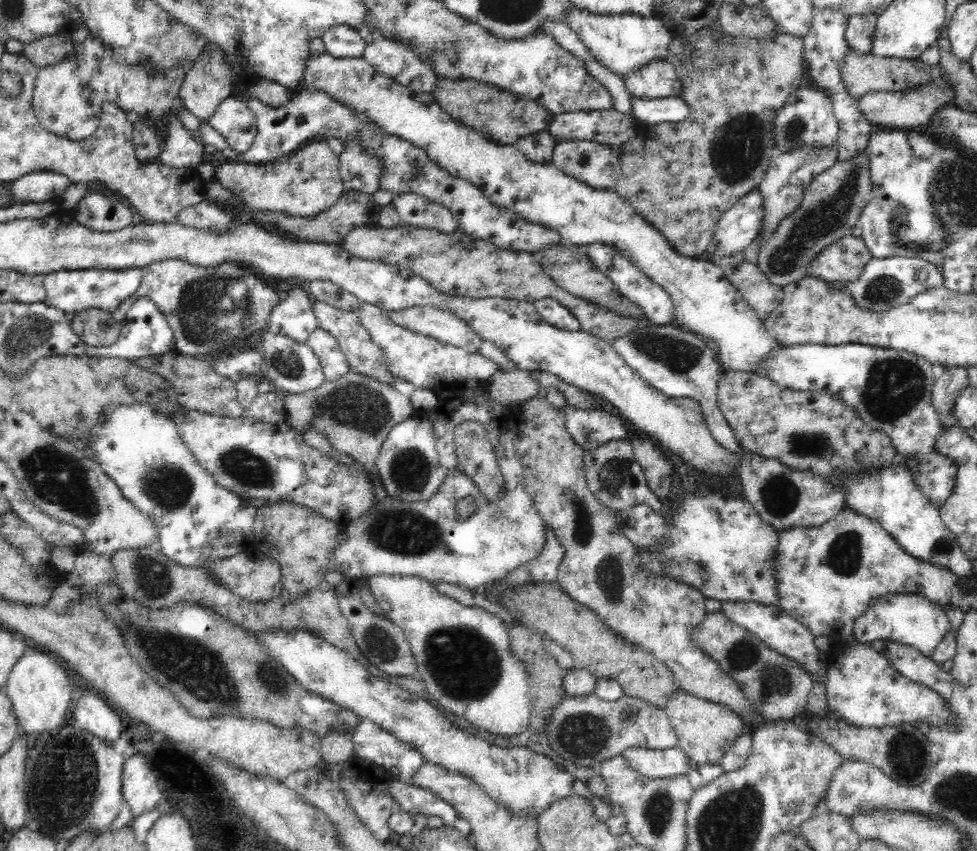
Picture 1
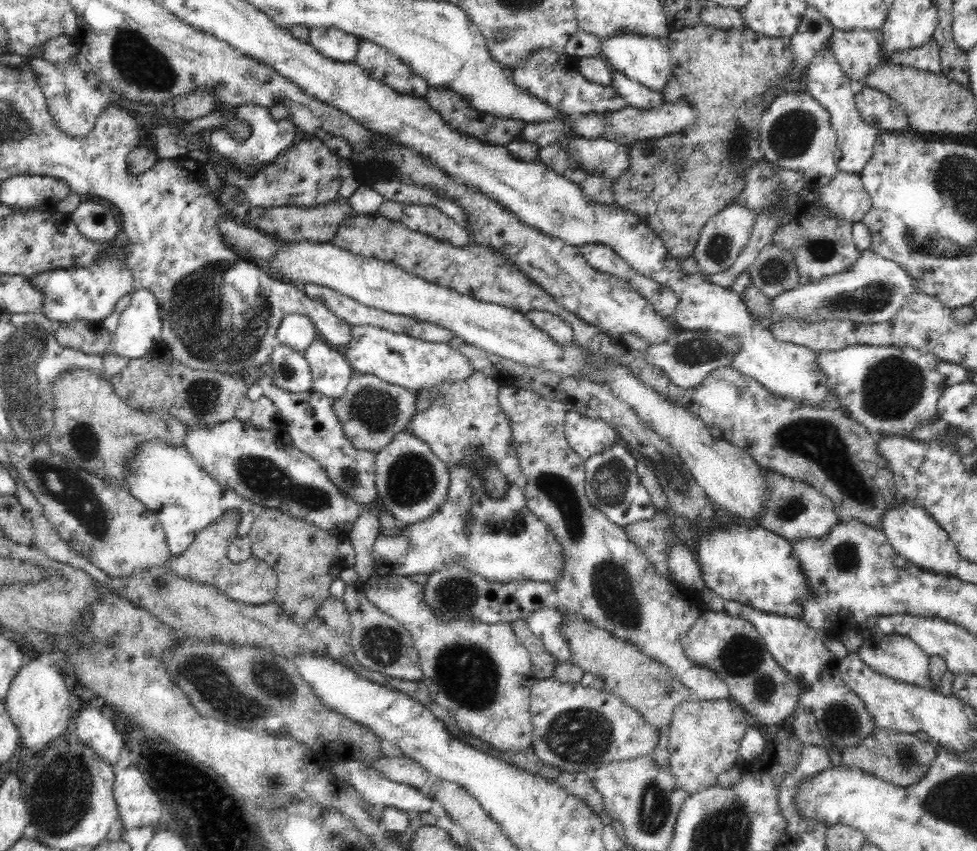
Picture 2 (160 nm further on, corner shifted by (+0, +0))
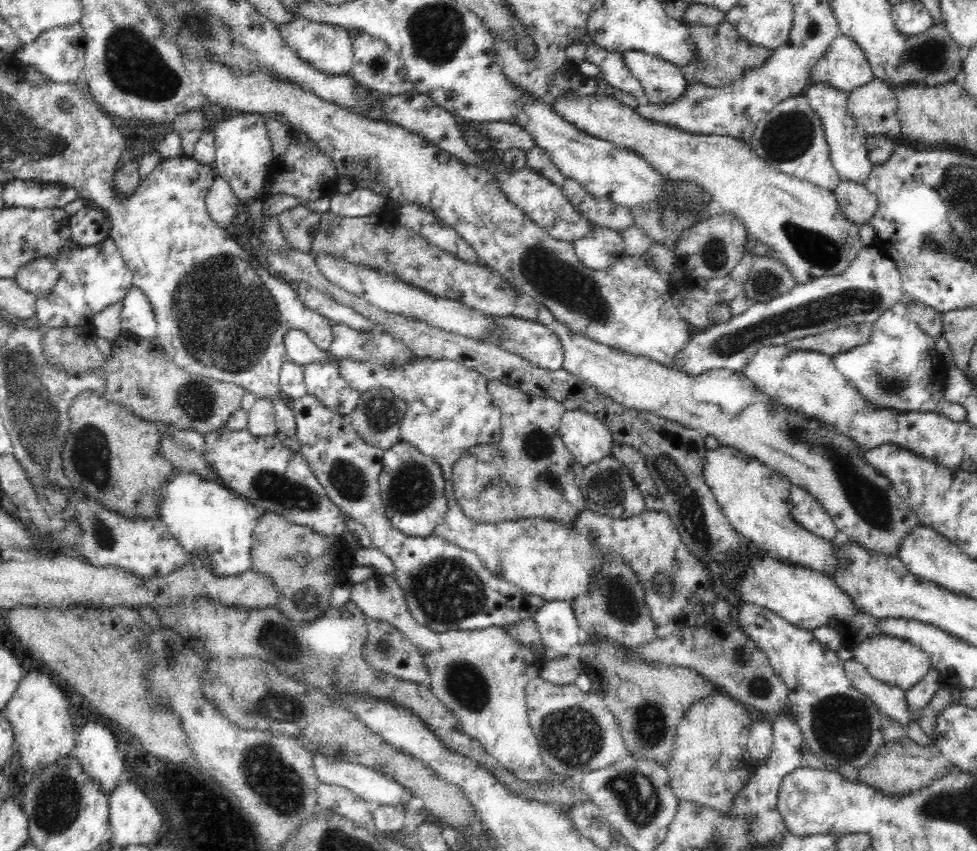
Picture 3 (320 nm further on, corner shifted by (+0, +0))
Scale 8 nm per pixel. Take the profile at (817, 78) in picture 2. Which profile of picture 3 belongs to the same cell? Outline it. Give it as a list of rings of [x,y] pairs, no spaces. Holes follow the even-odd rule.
[[[812,83],[808,85],[802,94],[807,98],[810,109],[820,119],[821,127],[828,143],[828,150],[830,151],[830,161],[832,161],[840,181],[850,180],[851,182],[865,185],[874,166],[868,159],[866,134],[860,133],[852,117],[848,116],[846,108],[848,93],[832,88],[826,83]]]

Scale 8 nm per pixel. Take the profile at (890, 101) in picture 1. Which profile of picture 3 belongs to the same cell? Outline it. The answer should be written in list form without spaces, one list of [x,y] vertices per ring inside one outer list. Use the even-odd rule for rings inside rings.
[[[873,78],[848,92],[846,108],[860,133],[873,139],[878,135],[893,139],[900,133],[898,103],[892,88],[884,81]]]

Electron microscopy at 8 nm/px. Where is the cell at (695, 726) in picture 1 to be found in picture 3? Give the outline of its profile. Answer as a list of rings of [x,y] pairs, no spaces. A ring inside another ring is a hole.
[[[722,692],[690,706],[678,724],[675,749],[666,768],[672,792],[679,800],[729,813],[737,794],[752,776],[751,756],[747,751],[751,724],[744,705]]]

